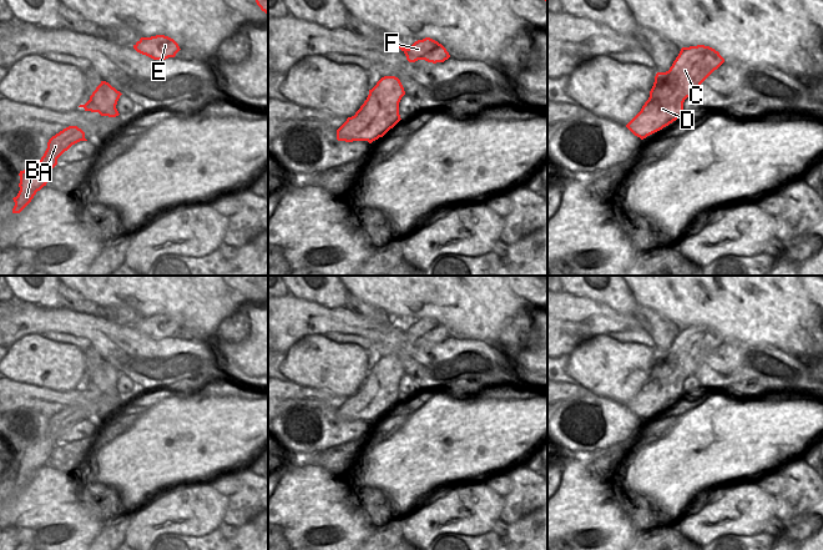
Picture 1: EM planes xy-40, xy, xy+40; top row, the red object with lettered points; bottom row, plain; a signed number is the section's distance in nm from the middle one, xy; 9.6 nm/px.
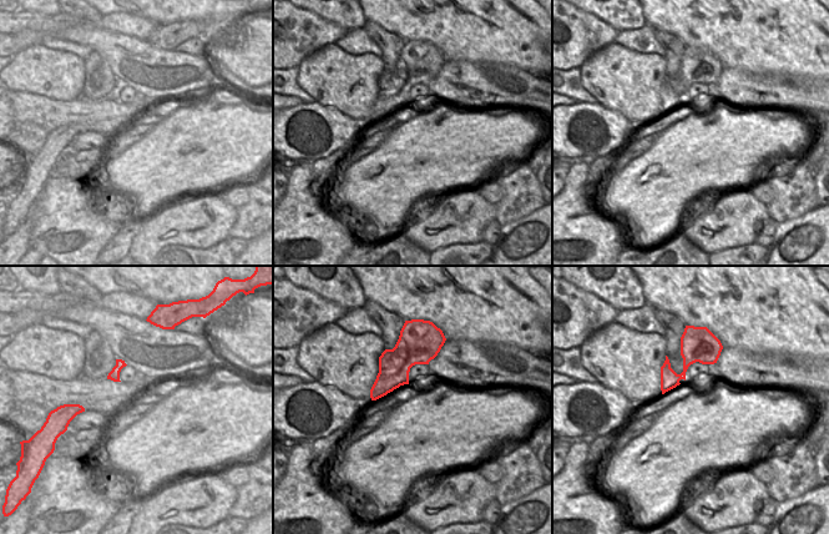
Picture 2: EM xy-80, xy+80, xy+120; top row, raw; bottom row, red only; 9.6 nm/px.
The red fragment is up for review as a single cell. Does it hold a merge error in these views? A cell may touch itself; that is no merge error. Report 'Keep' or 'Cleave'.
Keep

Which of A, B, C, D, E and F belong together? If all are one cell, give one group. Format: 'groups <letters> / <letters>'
groups A B C D E F

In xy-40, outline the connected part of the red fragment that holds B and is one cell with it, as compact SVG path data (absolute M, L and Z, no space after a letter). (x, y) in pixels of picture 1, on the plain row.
M69 405L49 419L41 439L31 443L19 453L20 470L12 478L15 481L12 493L20 493L31 481L36 471L46 465L52 448L57 444L57 438L80 420L87 419L85 412L77 405Z

